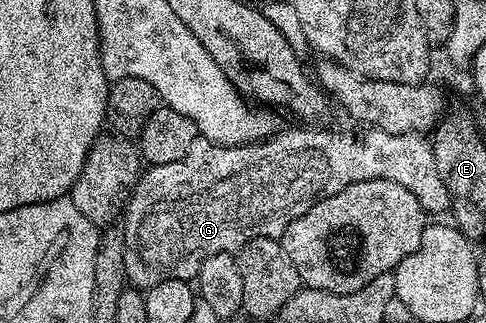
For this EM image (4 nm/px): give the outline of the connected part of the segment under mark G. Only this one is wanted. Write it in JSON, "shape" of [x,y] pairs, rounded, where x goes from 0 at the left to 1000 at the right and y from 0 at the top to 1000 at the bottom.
{"shape":[[[580,399],[558,418],[553,430],[527,443],[498,443],[492,455],[463,455],[451,443],[432,443],[426,430],[412,424],[370,498],[354,498],[346,511],[329,511],[327,517],[311,514],[307,520],[309,533],[302,542],[298,533],[286,551],[276,573],[276,588],[263,607],[265,625],[270,632],[276,625],[284,641],[292,641],[302,628],[302,641],[292,641],[284,653],[286,703],[276,703],[276,678],[267,666],[253,663],[247,678],[251,731],[255,734],[255,833],[259,836],[261,867],[286,895],[307,895],[319,889],[325,873],[346,870],[348,864],[397,867],[405,854],[412,820],[420,820],[420,808],[428,796],[463,777],[486,783],[510,743],[527,734],[572,740],[584,721],[584,709],[593,709],[593,697],[601,684],[609,684],[609,672],[626,672],[626,659],[634,659],[634,647],[642,647],[642,635],[650,635],[665,604],[700,598],[700,585],[708,585],[720,567],[730,567],[733,560],[765,560],[767,554],[815,560],[815,573],[831,573],[831,585],[848,585],[848,598],[854,601],[866,641],[885,666],[905,659],[928,638],[920,576],[914,573],[914,560],[905,551],[905,536],[899,533],[891,446],[870,415],[862,409],[790,412],[767,399],[753,399],[747,409],[739,430],[726,430],[724,421],[702,418],[695,406],[586,406],[586,399]]]}

